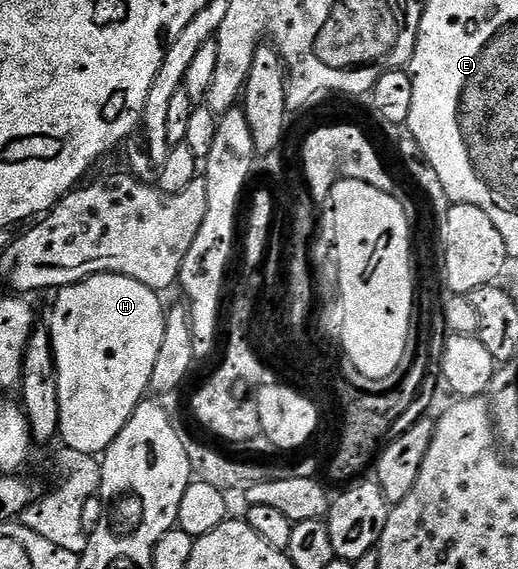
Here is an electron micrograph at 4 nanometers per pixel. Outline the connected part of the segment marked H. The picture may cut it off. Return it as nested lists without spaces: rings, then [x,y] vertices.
[[[100,273],[94,277],[88,277],[86,281],[80,281],[69,285],[65,289],[56,290],[57,302],[53,305],[53,319],[49,323],[50,336],[53,338],[53,351],[58,369],[59,385],[59,429],[60,440],[67,448],[74,448],[77,451],[92,453],[94,455],[104,454],[111,442],[117,438],[119,431],[131,419],[131,415],[137,410],[137,404],[146,400],[151,389],[151,375],[155,371],[155,363],[159,359],[160,348],[163,347],[165,331],[166,306],[161,306],[161,301],[156,292],[139,283],[134,277],[124,277],[114,273]]]

